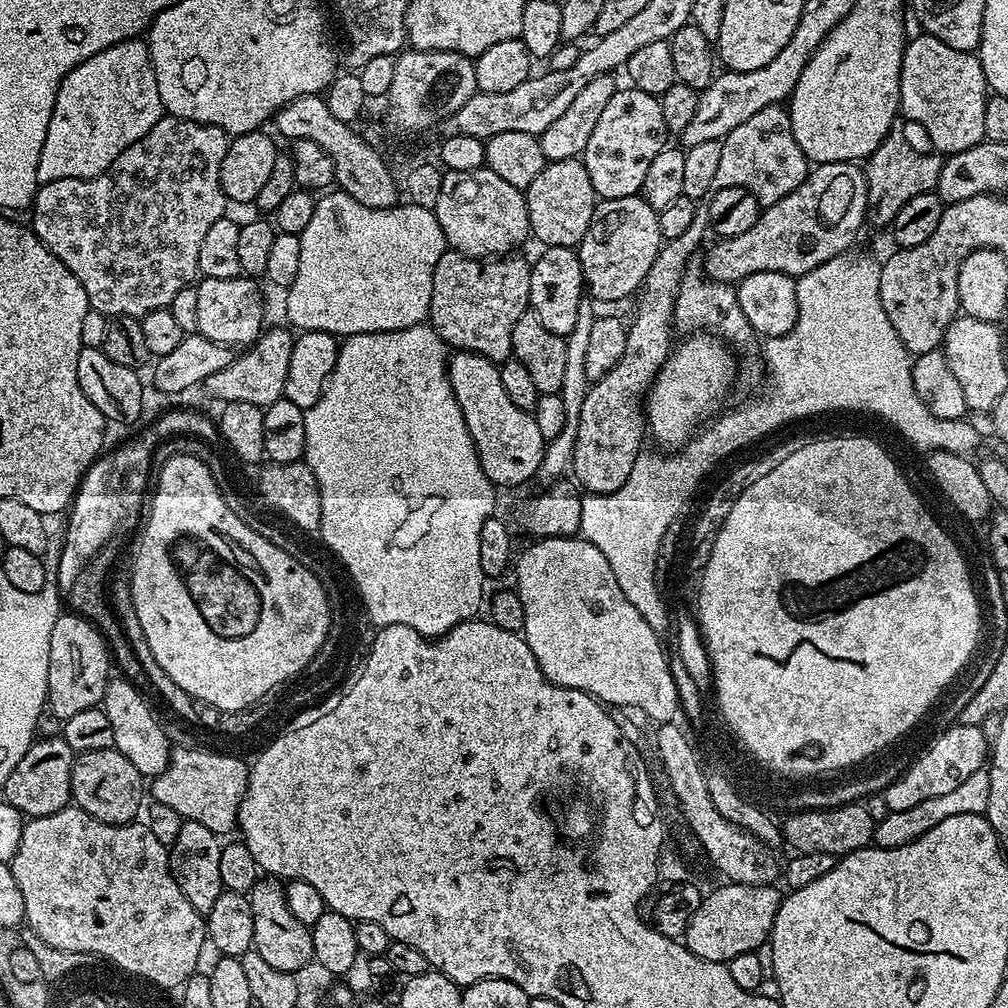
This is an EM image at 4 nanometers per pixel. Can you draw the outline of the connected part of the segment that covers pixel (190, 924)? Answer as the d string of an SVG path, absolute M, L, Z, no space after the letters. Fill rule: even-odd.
M69 806L58 810L54 814L31 817L25 823L22 830L22 842L18 846L18 854L10 861L14 882L18 882L18 890L22 890L22 902L24 903L24 919L31 935L37 935L42 945L57 944L66 948L82 948L107 953L113 960L119 960L120 964L127 968L135 969L145 976L151 976L153 980L159 980L164 984L175 984L181 977L188 979L188 970L192 970L192 964L196 959L197 948L206 944L206 920L190 902L186 902L186 894L178 890L178 882L174 882L172 868L168 865L169 849L142 822L128 824L107 824L92 817L77 806Z

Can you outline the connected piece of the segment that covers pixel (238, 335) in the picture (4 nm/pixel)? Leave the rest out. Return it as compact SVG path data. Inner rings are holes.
M243 274L234 278L203 277L195 285L198 294L199 335L210 338L210 342L237 346L251 346L260 339L264 324L264 296L255 279ZM264 324L264 325L263 325ZM261 327L261 328L260 328Z

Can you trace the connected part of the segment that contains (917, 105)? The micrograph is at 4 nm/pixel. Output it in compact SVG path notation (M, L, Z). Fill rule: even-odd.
M919 34L904 45L900 71L900 112L920 124L931 147L940 154L961 152L984 140L986 102L990 95L988 79L976 52L954 50L946 42Z

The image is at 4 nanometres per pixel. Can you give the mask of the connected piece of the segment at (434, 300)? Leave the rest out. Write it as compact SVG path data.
M446 250L434 266L430 286L428 320L449 349L473 352L493 362L503 362L512 356L514 322L529 311L529 261L520 254L505 254L499 258L480 259Z

